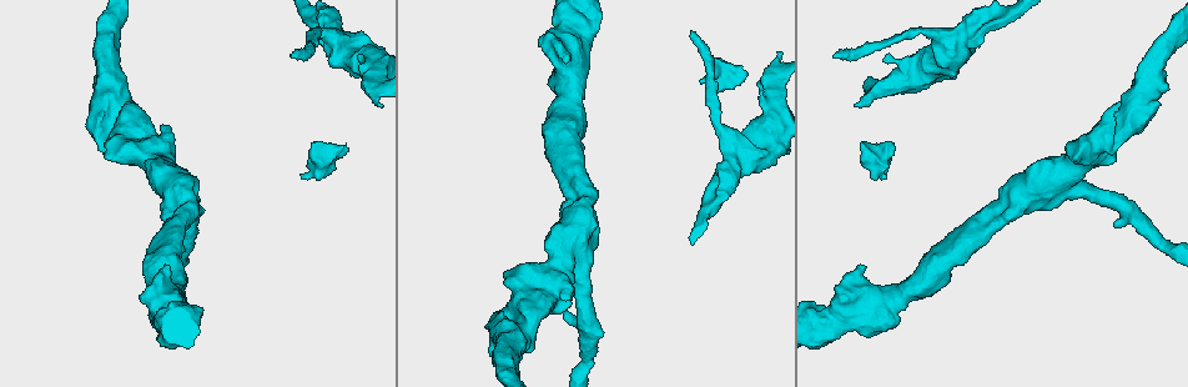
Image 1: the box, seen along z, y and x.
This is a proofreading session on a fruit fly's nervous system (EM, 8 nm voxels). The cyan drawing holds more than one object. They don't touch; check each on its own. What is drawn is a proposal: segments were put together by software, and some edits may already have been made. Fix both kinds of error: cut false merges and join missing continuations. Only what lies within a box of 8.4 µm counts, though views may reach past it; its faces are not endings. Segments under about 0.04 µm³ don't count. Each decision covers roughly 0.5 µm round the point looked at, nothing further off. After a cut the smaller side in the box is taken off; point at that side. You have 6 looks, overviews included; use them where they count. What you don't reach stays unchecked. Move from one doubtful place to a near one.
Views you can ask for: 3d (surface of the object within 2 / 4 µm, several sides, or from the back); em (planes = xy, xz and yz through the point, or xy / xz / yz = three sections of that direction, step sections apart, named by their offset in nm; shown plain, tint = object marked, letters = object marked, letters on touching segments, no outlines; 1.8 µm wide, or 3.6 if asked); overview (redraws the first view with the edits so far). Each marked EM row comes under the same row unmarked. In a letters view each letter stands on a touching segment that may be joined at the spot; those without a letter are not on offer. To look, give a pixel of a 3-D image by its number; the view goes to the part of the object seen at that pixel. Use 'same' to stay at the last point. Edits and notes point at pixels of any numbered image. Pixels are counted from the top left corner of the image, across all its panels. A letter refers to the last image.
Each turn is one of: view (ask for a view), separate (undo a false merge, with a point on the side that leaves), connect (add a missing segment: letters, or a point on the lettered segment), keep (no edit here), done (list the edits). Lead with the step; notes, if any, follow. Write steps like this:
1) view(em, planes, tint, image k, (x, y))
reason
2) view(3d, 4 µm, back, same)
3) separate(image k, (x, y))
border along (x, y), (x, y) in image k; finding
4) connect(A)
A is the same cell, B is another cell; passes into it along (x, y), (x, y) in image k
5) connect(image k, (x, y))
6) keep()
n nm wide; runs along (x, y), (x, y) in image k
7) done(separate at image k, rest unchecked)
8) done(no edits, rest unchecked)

view(em, xz, step 8, letters, image 1, (291, 56))
tapers out

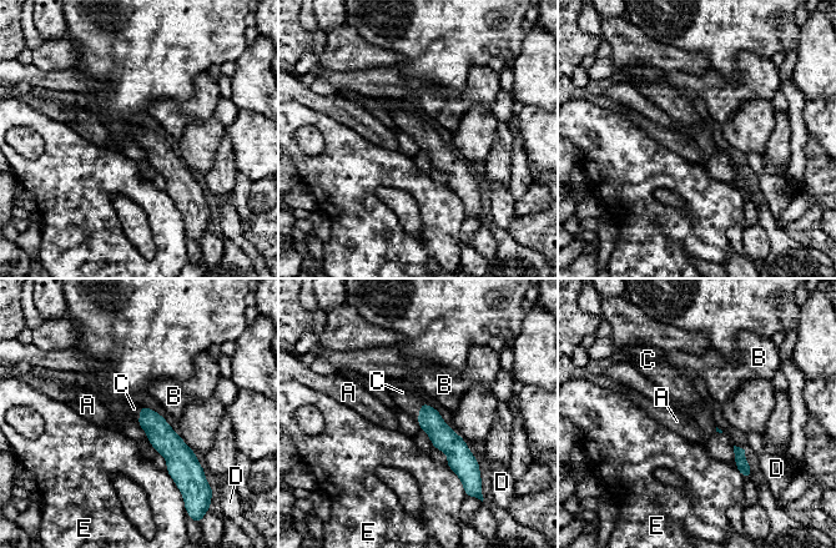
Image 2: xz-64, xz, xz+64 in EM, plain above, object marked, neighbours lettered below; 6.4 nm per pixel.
view(em, yz, step 4, letters, same)
cut it another way

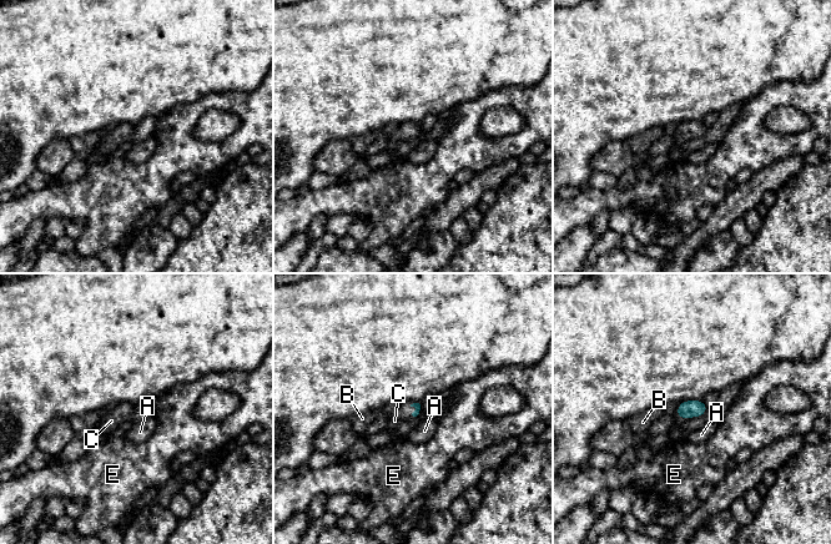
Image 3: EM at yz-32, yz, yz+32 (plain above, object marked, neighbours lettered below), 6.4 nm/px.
connect(C)
C is the same cell, A, B and E are other cells; passes into it along (689, 408), (685, 418), (676, 419) in image 3; it goes on there

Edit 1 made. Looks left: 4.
view(overview)
redraw

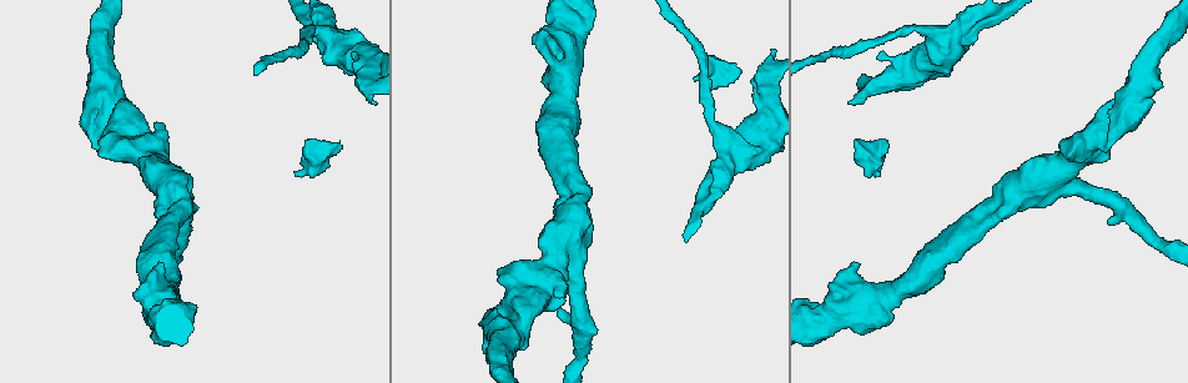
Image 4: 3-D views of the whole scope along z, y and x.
view(em, planes, letters, image 4, (294, 171))
free end

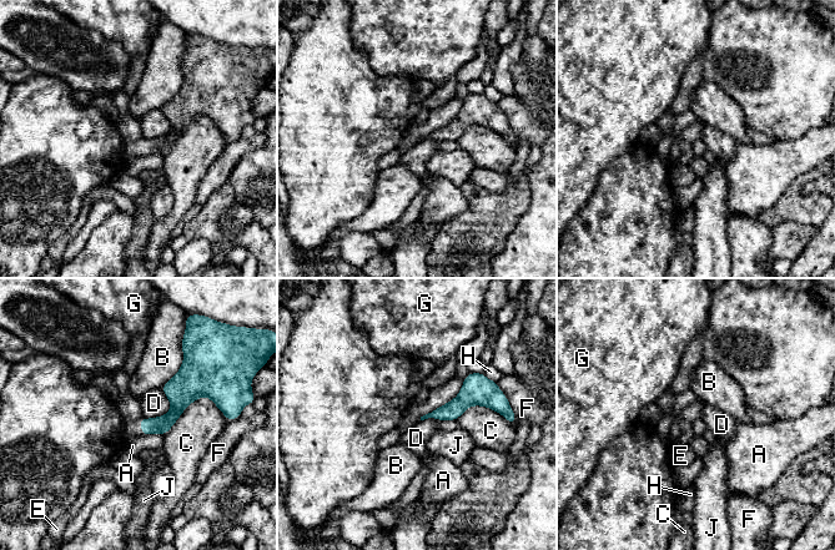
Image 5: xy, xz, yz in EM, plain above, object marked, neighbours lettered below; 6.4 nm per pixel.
keep()
A, B, C, D, E, F, G, H and J are other cells; border along (161, 389), (170, 409), (144, 418) in image 5; none of them fits

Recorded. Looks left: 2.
view(em, 3.6 µm, yz, step 4, letters, image 4, (880, 54))
tapers out

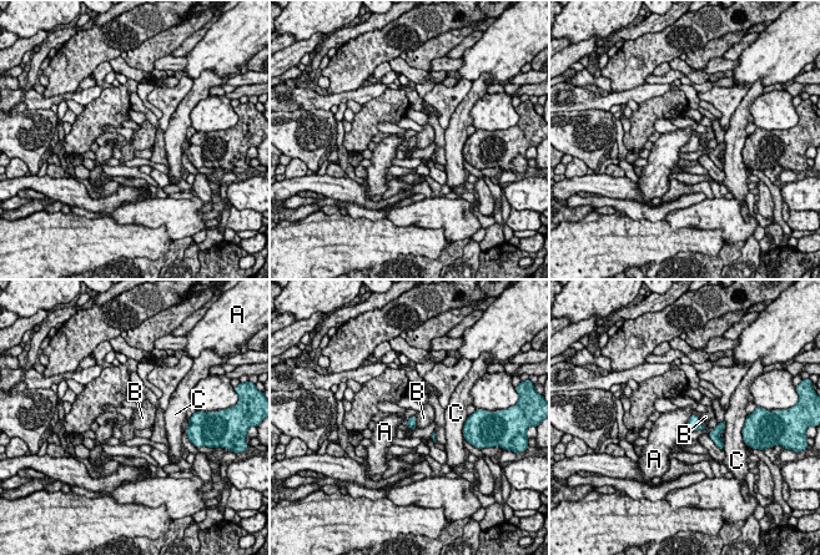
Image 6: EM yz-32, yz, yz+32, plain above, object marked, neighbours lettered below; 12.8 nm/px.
keep()
120 nm wide; A touches over 200 nm; A, B and C are other cells; no lettered segment goes on from it

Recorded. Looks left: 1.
done(connect at image 3, rest unchecked)

